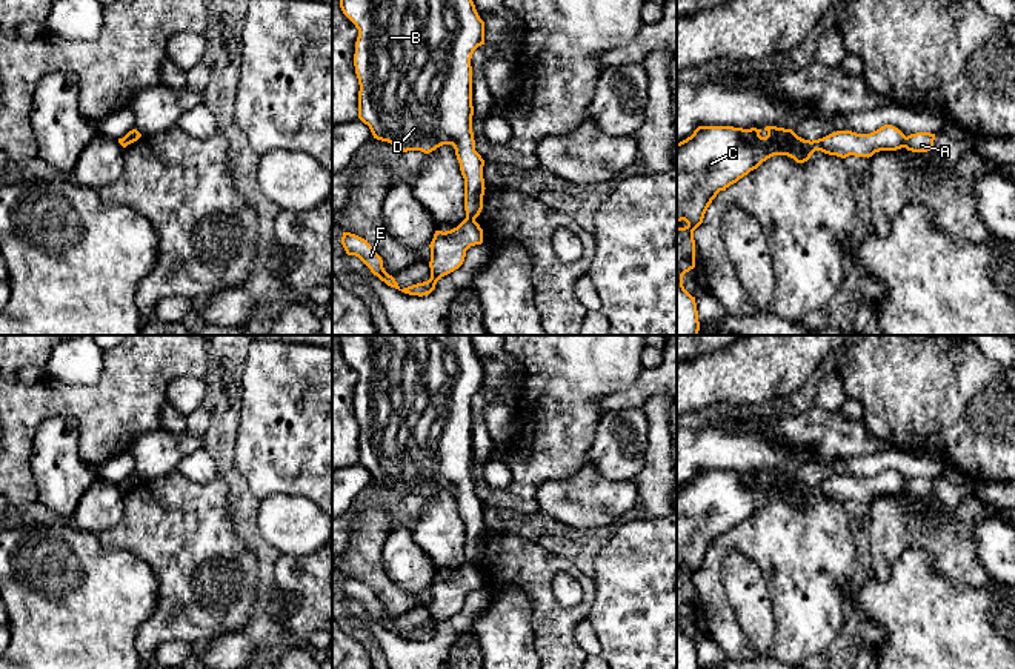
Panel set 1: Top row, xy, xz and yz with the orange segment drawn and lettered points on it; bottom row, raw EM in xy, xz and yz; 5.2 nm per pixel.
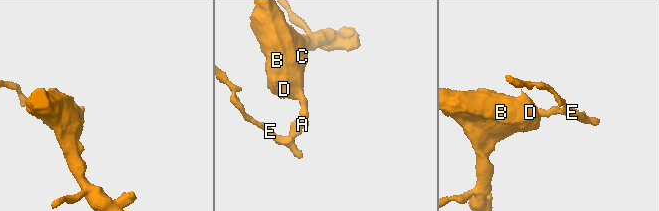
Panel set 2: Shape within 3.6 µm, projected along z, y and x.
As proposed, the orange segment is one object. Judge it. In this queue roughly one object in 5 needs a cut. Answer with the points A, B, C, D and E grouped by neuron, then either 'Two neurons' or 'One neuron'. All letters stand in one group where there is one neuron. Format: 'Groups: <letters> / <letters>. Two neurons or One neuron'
Groups: A E / B C D. Two neurons

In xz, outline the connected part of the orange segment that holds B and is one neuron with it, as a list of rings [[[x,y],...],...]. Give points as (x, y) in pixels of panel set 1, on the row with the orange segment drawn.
[[[340,0],[343,14],[358,29],[354,66],[358,78],[358,118],[369,126],[374,138],[388,141],[403,152],[429,154],[443,145],[455,149],[464,178],[464,211],[477,218],[483,209],[484,160],[475,151],[472,132],[472,66],[474,51],[484,45],[484,22],[472,0]]]

